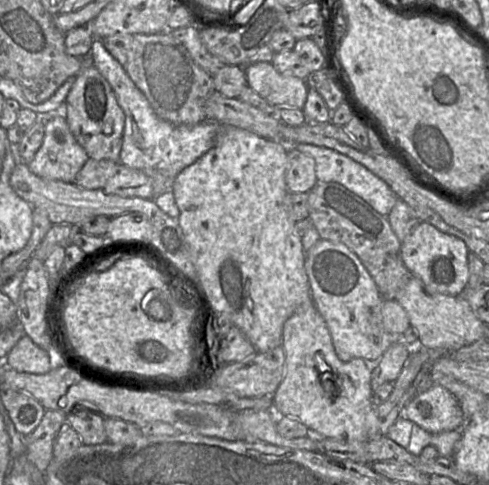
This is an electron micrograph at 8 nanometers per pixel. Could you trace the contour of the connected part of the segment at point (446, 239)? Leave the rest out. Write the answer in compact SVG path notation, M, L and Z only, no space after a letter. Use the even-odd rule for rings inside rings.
M420 222L401 242L401 258L412 276L419 278L428 291L459 296L468 285L469 250L461 239Z

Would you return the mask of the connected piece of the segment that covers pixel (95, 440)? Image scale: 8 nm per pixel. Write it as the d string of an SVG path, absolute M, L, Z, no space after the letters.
M74 409L67 414L66 420L78 432L83 444L95 445L108 441L105 418L101 414L89 409Z

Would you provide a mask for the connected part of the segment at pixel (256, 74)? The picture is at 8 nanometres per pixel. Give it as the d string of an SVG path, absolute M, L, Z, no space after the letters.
M256 62L244 67L248 86L276 107L302 109L308 86L304 79L279 72L270 62Z

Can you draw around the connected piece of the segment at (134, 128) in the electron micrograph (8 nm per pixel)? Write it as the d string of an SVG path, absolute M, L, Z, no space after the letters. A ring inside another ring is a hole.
M93 40L89 56L93 65L110 84L125 115L119 162L150 176L156 182L158 197L154 199L155 203L169 216L178 218L180 211L171 191L175 178L214 146L221 125L215 121L182 125L160 119L143 92L131 80L122 65L105 49L101 40Z

